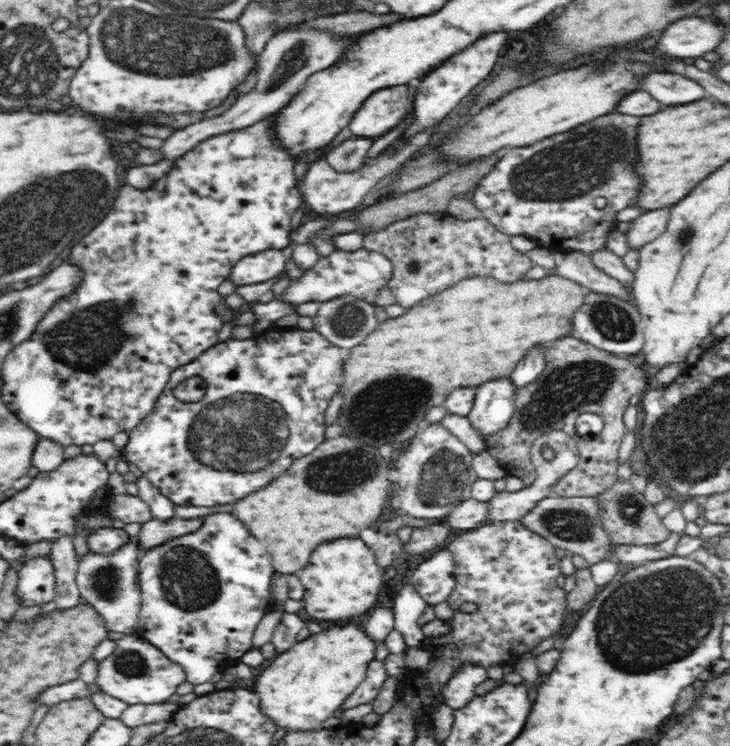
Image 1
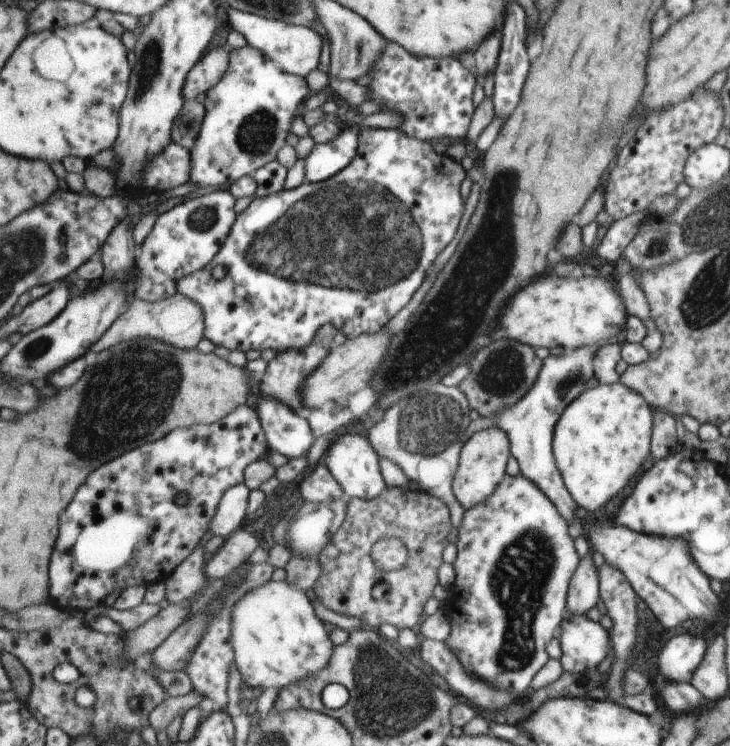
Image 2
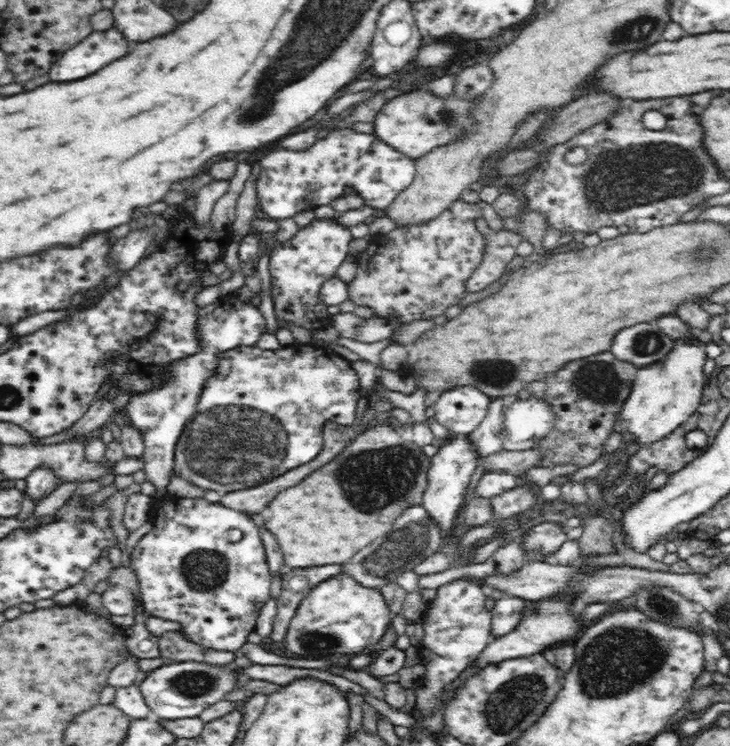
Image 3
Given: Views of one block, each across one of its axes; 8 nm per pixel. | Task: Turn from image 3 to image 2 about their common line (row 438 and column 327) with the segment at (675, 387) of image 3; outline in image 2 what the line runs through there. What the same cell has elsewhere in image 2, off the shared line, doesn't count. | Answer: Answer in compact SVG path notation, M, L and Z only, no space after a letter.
M269 579L237 599L230 610L233 661L242 684L280 689L327 665L333 649L325 626L296 585Z

